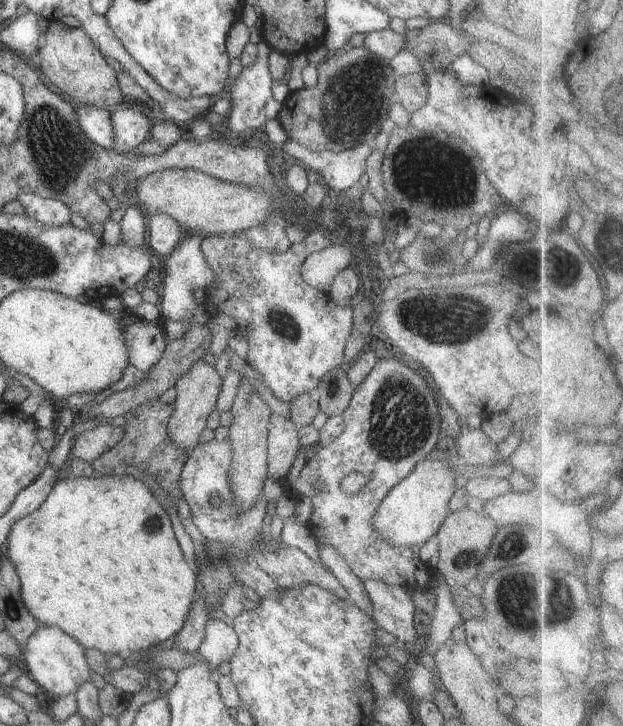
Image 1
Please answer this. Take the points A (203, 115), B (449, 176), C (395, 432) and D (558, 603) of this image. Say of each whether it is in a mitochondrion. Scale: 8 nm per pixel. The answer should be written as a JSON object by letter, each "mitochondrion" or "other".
{"A":"other","B":"mitochondrion","C":"mitochondrion","D":"mitochondrion"}

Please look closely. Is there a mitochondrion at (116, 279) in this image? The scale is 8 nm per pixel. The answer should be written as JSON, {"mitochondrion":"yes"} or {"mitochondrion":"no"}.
{"mitochondrion":"no"}

